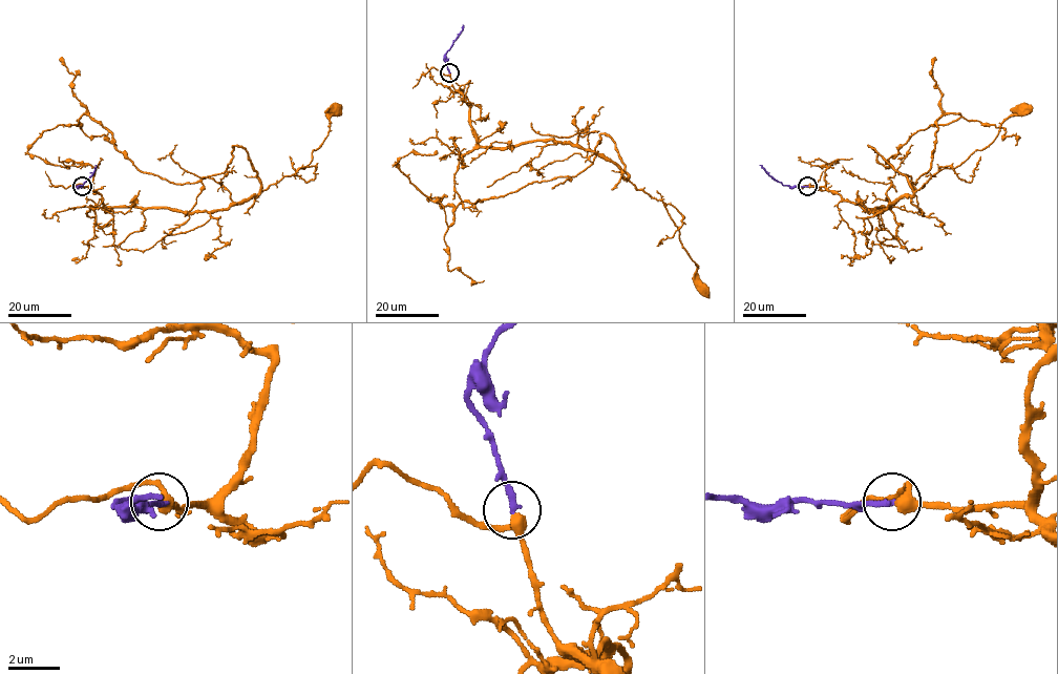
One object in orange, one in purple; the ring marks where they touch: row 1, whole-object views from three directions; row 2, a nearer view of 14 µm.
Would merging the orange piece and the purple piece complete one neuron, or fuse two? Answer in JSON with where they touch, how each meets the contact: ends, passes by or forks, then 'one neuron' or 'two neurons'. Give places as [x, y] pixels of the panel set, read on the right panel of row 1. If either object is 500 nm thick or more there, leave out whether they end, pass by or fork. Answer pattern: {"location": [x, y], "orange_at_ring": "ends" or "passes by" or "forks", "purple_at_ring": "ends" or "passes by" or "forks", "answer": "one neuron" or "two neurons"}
{"location": [807, 186], "orange_at_ring": "passes by", "purple_at_ring": "ends", "answer": "one neuron"}

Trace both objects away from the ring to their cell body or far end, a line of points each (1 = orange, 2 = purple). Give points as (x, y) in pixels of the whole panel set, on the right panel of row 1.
1: (808, 186), (884, 210), (913, 194), (868, 146), (915, 184), (936, 121), (960, 116), (917, 130), (885, 169)
2: (808, 186), (783, 185), (759, 165)

